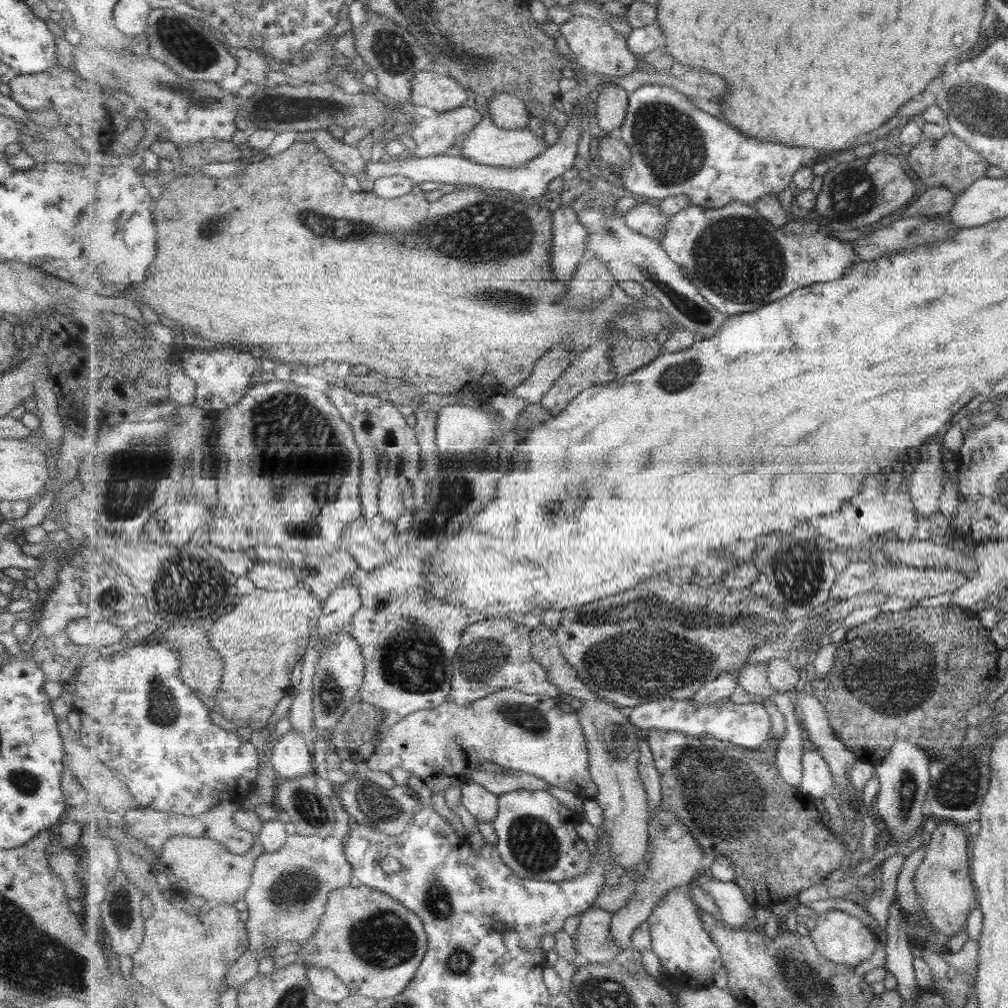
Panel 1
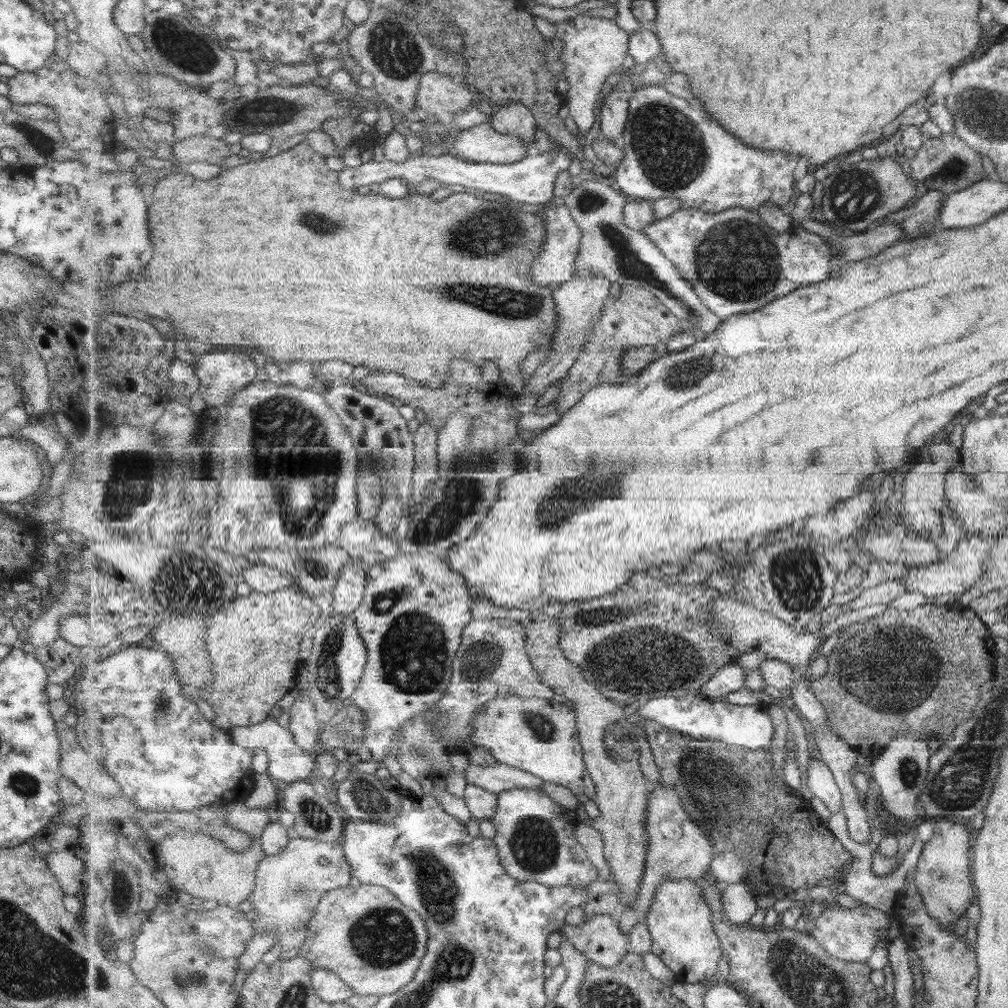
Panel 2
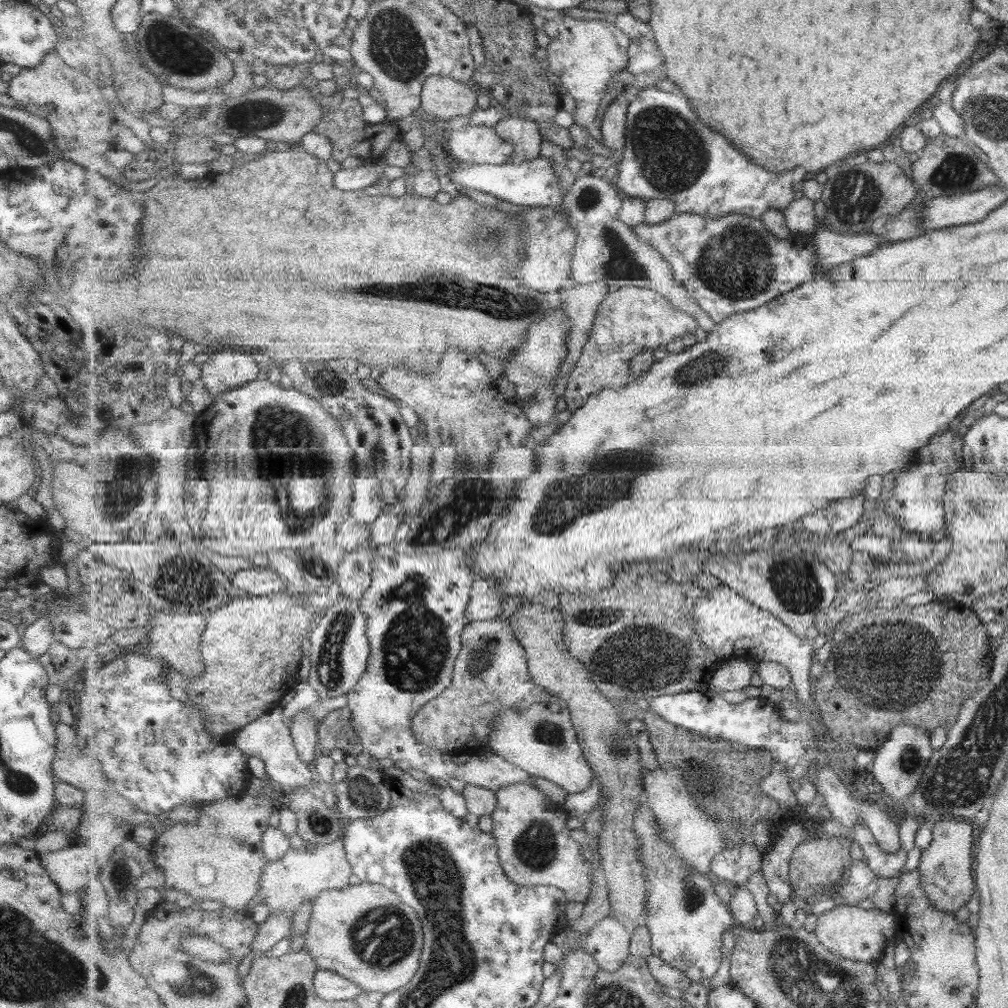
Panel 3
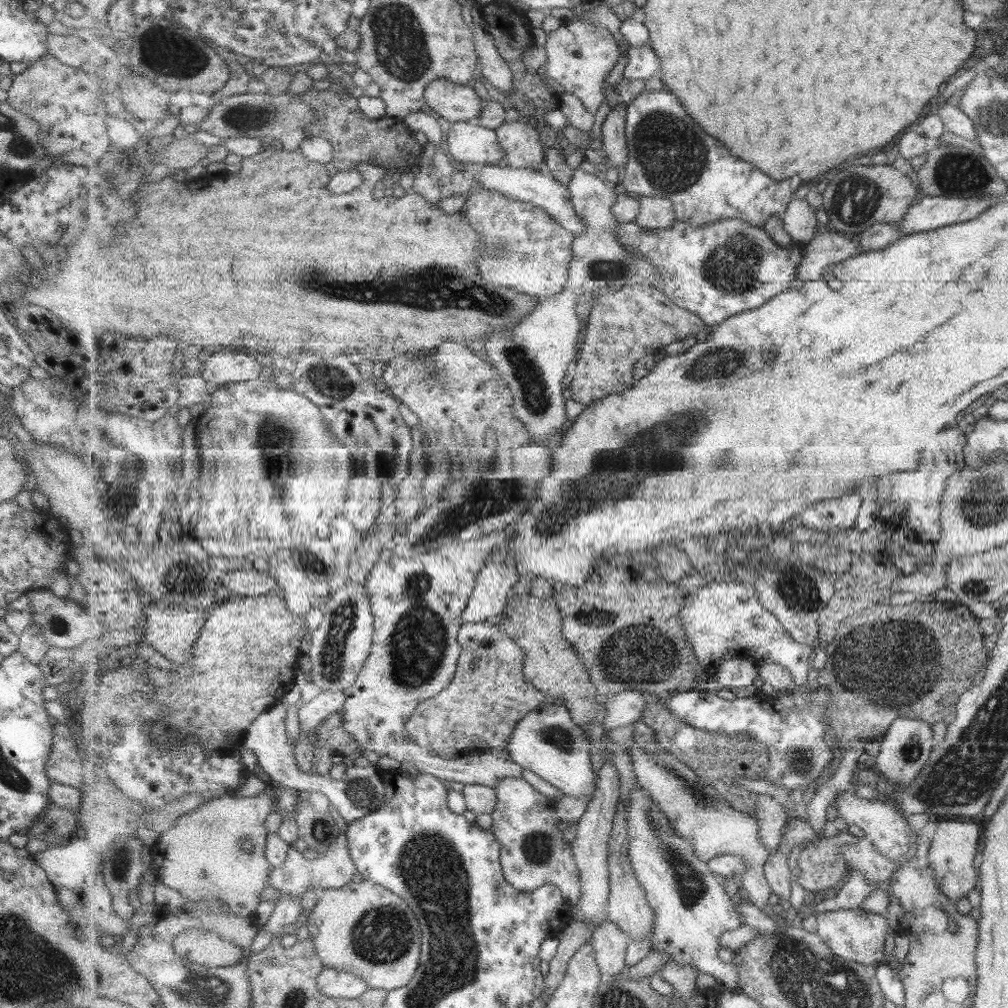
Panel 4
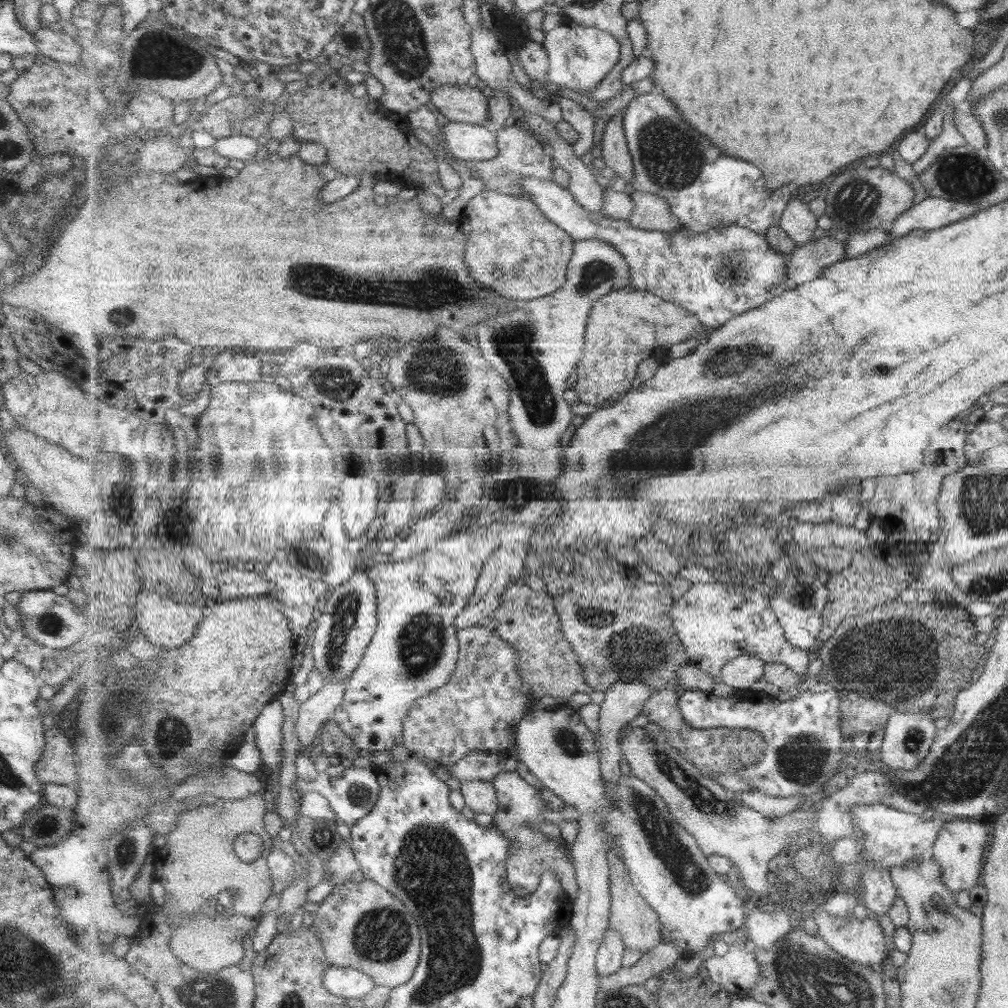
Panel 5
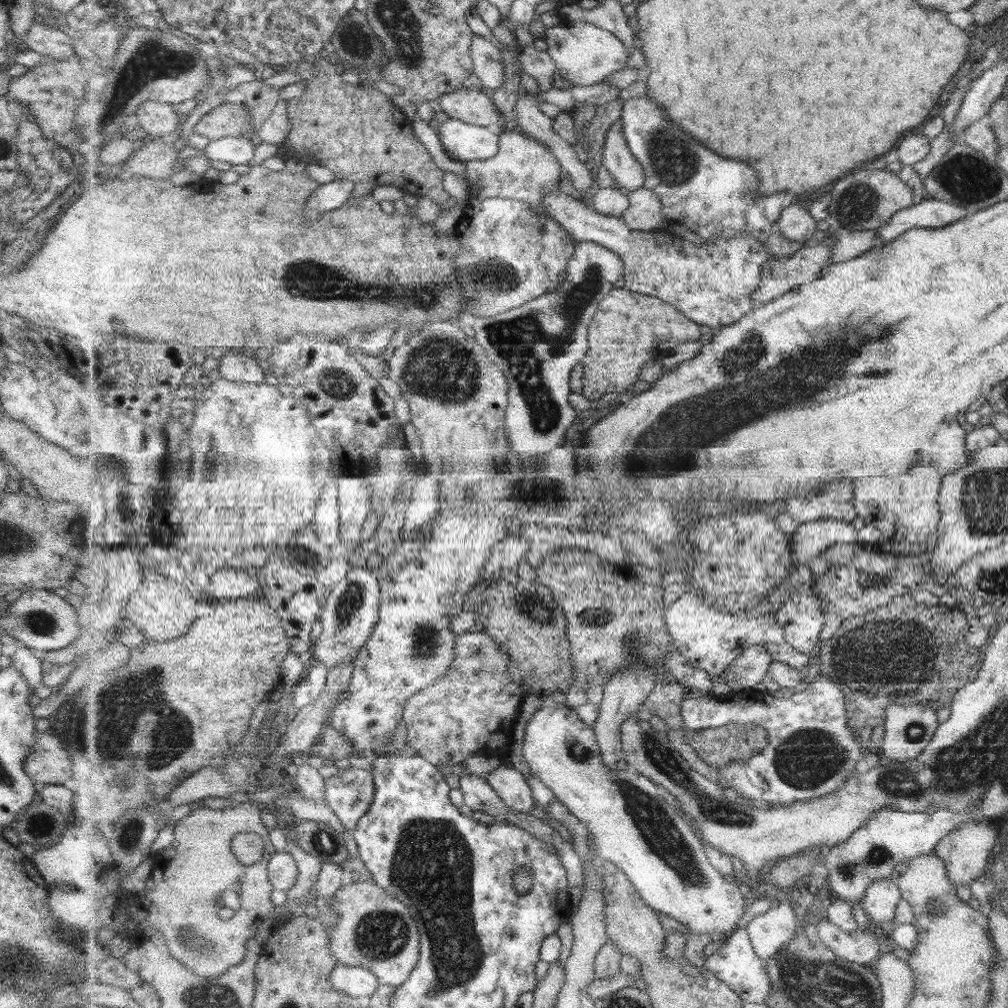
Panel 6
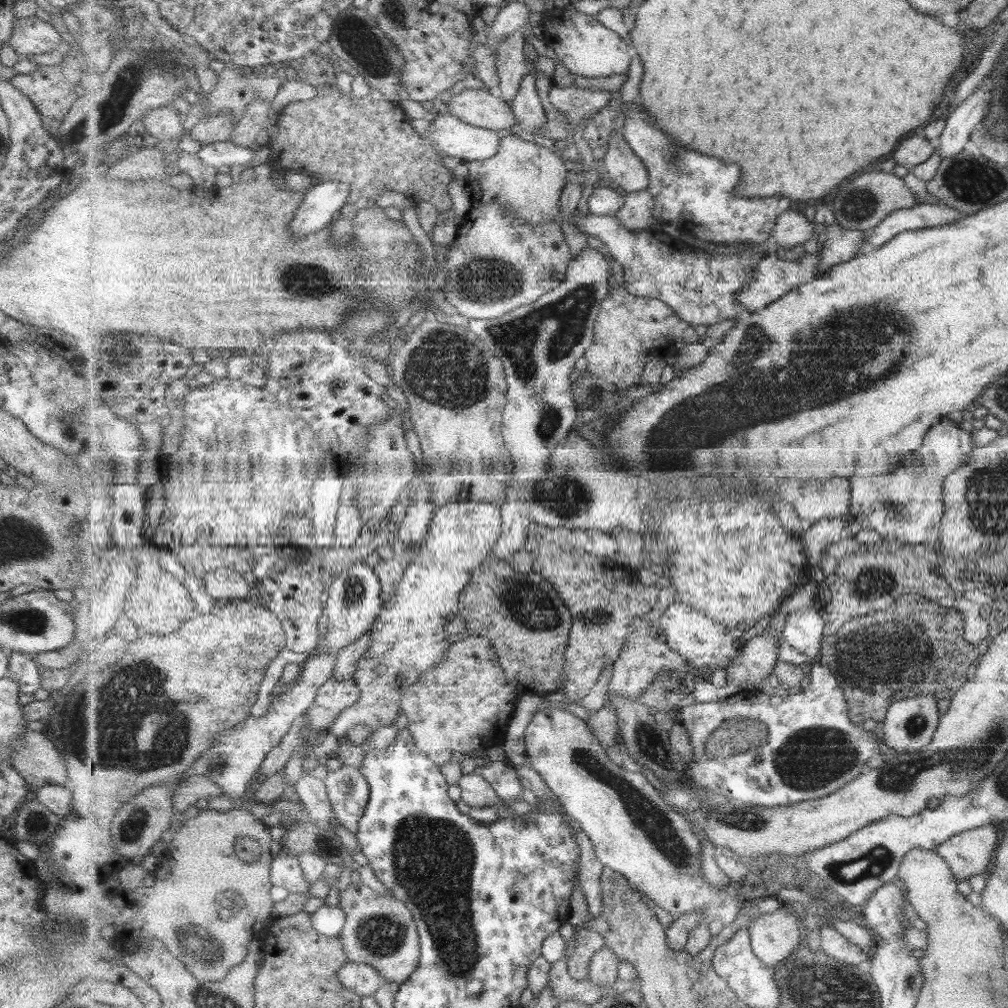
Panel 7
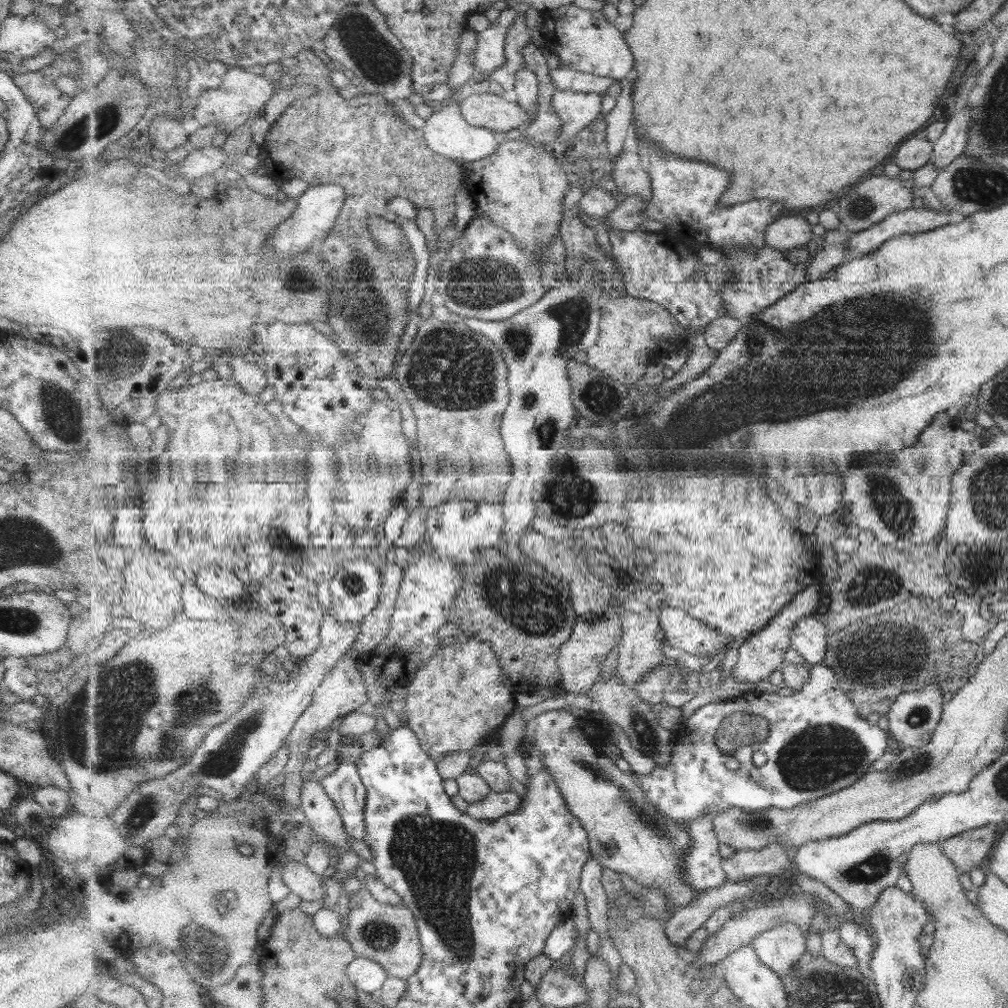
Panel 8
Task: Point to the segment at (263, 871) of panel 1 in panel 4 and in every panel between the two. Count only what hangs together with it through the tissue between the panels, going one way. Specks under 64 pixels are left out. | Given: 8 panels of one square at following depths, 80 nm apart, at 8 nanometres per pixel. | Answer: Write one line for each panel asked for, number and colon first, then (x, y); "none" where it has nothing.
2: (290, 885)
3: (289, 882)
4: (333, 869)

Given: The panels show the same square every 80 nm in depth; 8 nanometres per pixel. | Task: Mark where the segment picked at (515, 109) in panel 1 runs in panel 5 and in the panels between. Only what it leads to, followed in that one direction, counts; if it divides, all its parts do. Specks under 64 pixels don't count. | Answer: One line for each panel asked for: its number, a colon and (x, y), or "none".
2: (512, 117)
3: (524, 134)
4: (522, 142)
5: (522, 154)

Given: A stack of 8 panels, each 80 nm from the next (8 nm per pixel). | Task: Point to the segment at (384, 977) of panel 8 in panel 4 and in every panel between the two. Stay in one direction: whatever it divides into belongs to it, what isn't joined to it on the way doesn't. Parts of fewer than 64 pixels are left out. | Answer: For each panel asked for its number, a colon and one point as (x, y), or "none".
4: (336, 984)
5: (351, 983)
6: (359, 982)
7: (363, 978)

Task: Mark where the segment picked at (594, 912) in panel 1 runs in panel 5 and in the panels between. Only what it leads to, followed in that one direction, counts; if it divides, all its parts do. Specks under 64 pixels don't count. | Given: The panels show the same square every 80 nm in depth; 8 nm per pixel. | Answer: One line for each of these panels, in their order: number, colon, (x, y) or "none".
2: (600, 938)
3: (609, 943)
4: (611, 944)
5: (609, 960)

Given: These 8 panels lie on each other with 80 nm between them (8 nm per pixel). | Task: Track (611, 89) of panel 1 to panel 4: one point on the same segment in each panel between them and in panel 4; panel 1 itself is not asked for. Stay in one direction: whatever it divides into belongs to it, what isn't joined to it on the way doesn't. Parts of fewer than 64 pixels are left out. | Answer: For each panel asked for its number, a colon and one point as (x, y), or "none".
2: (615, 110)
3: (614, 125)
4: (614, 145)

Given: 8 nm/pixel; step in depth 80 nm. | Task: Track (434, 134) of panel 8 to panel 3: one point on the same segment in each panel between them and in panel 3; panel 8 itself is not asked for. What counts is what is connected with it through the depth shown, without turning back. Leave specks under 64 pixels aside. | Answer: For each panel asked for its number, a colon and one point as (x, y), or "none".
3: (475, 144)
4: (471, 144)
5: (473, 143)
6: (468, 142)
7: (457, 138)

